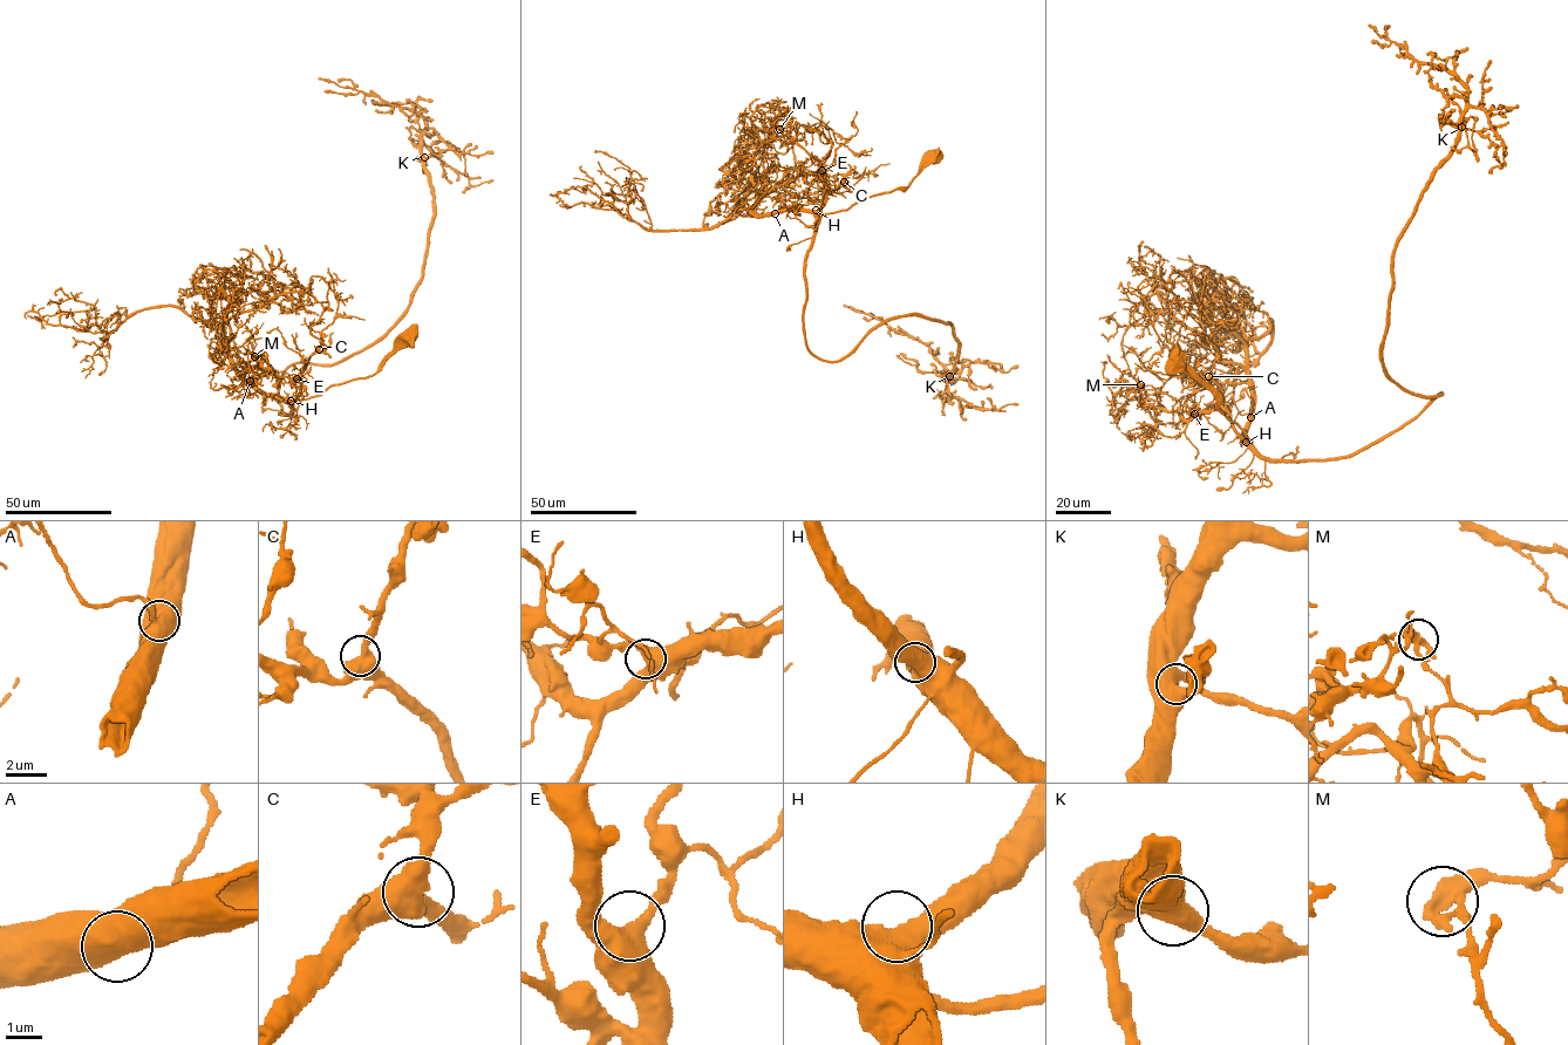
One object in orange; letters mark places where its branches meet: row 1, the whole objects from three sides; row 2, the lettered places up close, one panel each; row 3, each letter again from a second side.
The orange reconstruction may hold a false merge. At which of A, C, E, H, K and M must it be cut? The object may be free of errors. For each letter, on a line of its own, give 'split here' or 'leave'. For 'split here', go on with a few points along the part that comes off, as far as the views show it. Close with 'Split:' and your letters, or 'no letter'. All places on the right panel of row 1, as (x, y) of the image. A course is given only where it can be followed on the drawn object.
A: leave
C: leave
E: leave
H: leave
K: leave
M: leave
Split: no letter

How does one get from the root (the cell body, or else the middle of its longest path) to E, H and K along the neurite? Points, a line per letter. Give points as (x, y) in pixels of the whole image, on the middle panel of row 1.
E: (934, 157), (904, 189), (868, 197), (844, 210), (818, 214), (816, 212), (825, 199), (822, 170)
H: (934, 157), (904, 189), (868, 197), (844, 210), (820, 214), (816, 210)
K: (934, 157), (904, 189), (817, 214), (804, 329), (815, 355), (839, 361), (892, 319), (948, 323), (949, 376)

